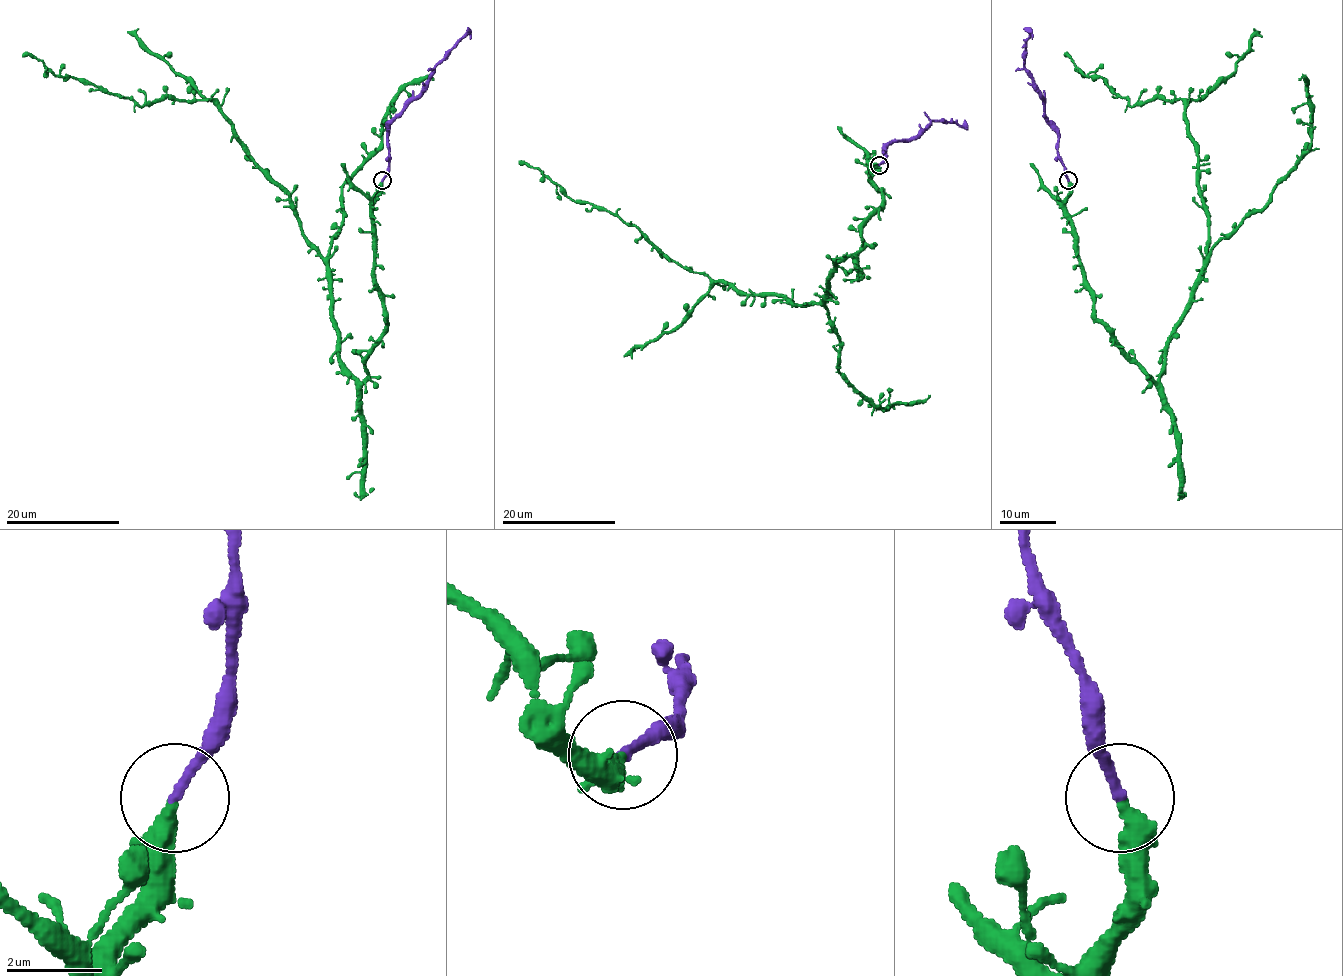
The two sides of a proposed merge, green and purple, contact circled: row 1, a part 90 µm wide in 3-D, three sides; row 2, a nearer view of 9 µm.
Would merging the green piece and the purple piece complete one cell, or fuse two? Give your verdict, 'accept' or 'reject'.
accept

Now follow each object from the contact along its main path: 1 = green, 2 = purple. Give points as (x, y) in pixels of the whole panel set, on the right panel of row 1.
1: (1068, 180), (1066, 218), (1092, 315), (1156, 382), (1206, 257), (1198, 145), (1179, 99), (1131, 106), (1064, 54)
2: (1068, 180), (1057, 150), (1058, 130), (1044, 113), (1044, 98), (1024, 67), (1024, 41), (1029, 34), (1023, 28)

